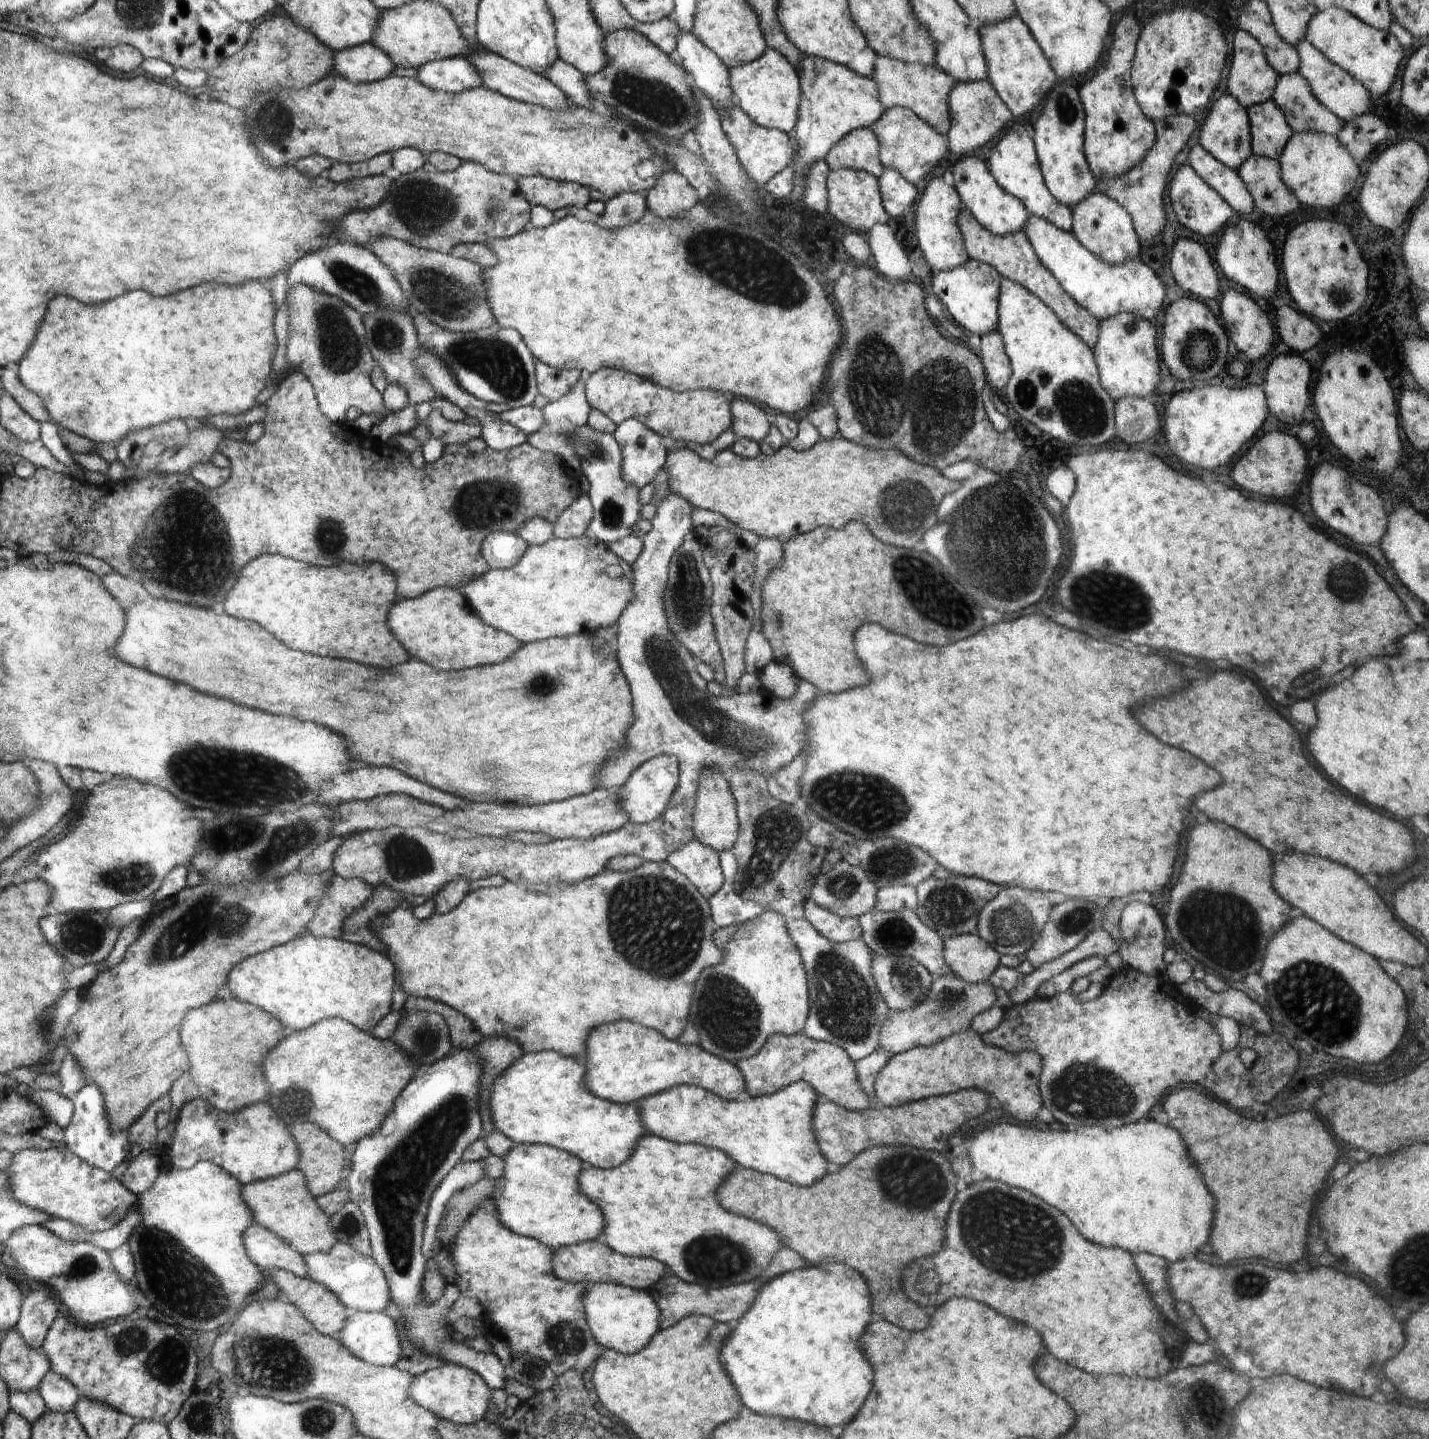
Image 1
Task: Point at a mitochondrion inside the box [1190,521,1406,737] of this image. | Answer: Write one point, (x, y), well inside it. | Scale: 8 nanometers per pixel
(1342, 581)

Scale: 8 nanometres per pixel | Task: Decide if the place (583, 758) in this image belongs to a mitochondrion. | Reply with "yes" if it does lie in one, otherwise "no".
no

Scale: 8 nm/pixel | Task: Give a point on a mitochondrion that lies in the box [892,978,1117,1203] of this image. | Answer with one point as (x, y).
(947, 997)

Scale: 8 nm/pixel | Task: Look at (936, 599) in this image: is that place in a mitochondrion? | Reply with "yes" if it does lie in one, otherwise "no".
yes

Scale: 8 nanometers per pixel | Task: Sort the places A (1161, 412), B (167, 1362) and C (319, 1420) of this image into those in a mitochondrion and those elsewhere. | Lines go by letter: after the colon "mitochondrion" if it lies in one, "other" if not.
A: other
B: mitochondrion
C: mitochondrion

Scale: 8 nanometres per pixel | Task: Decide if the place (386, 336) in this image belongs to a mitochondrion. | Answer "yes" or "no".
yes

